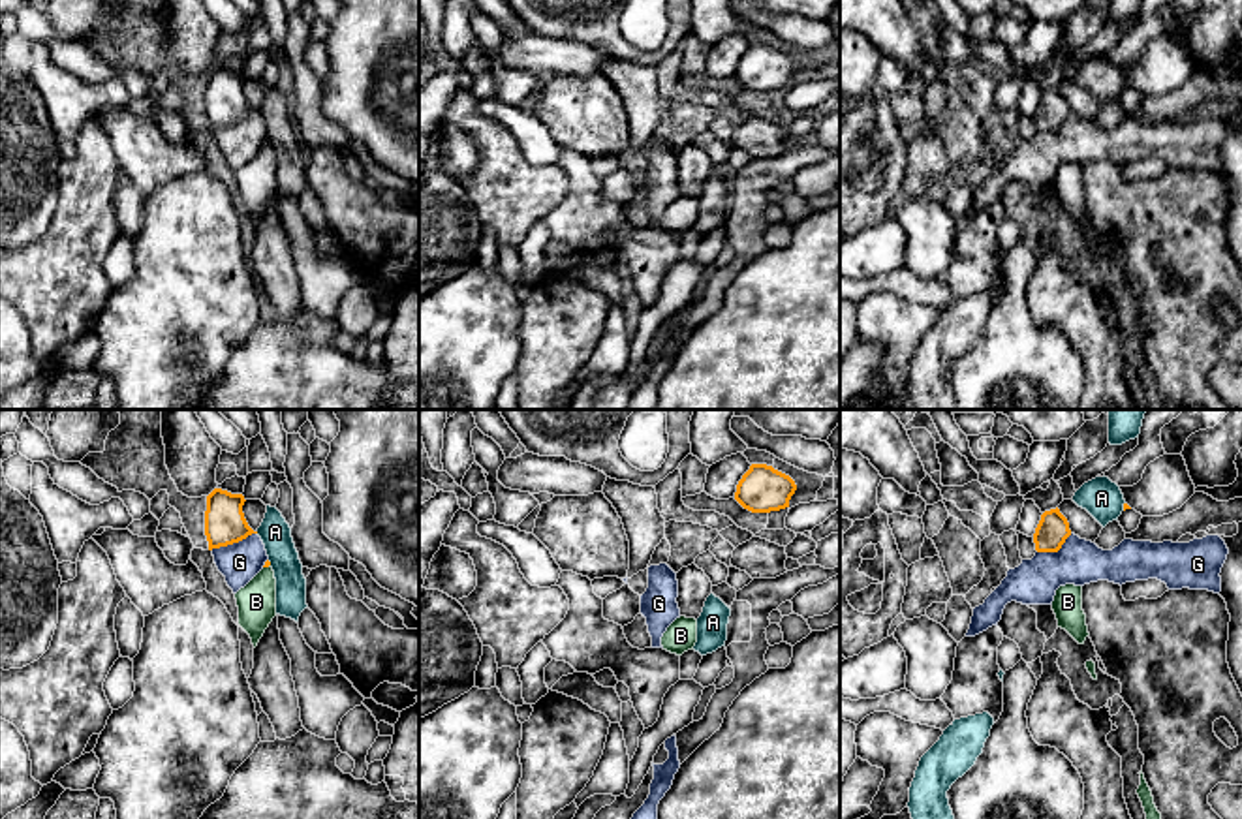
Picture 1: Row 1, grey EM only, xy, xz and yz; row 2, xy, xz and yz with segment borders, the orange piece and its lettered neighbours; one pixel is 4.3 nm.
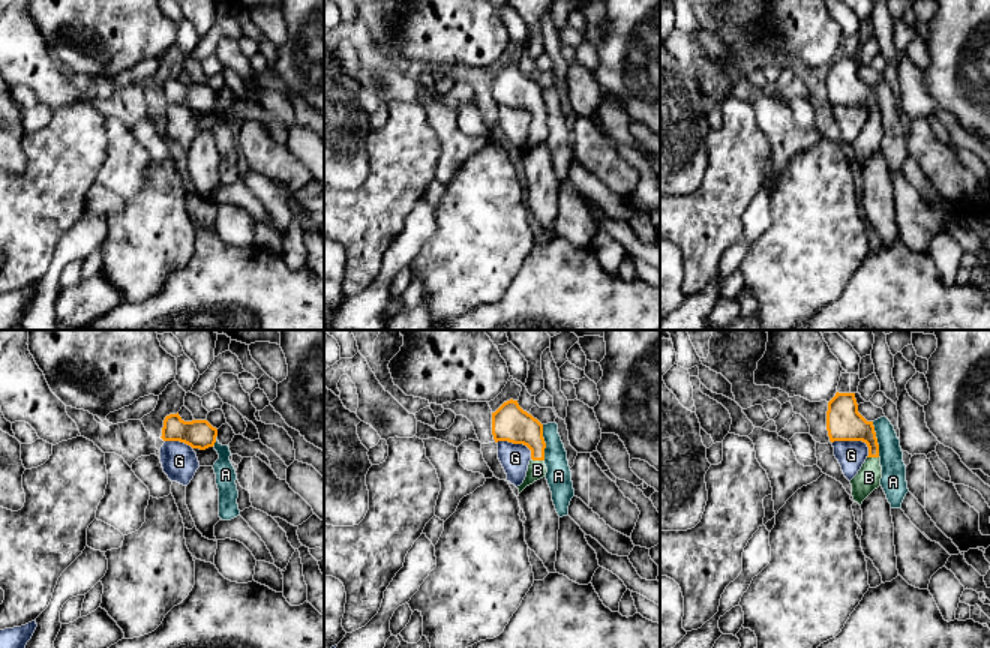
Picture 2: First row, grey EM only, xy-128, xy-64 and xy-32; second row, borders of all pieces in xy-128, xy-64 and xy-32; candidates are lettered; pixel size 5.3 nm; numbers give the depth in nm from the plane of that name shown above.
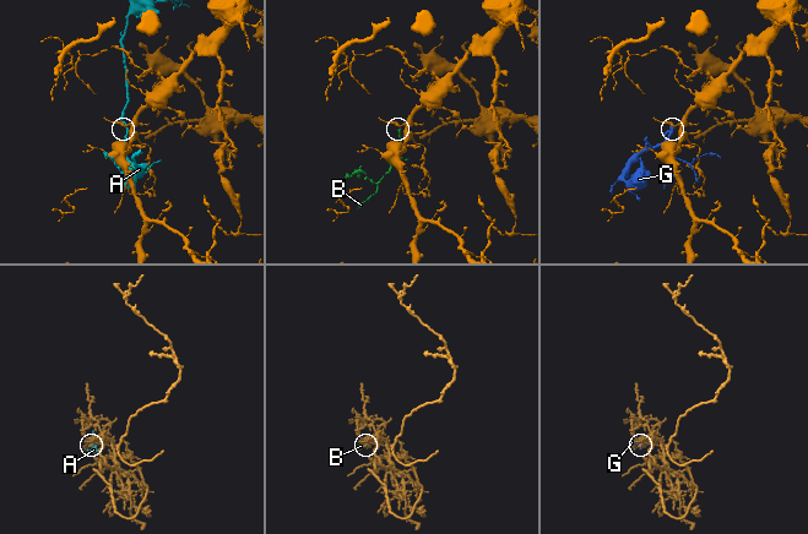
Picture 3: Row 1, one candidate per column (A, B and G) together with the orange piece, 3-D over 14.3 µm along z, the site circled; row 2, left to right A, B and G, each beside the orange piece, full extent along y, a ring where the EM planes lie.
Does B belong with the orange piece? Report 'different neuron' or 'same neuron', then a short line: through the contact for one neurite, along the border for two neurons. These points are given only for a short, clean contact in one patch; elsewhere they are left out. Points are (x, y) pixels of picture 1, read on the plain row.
same neuron | xy (267, 141), (265, 145), (263, 166), (256, 181)

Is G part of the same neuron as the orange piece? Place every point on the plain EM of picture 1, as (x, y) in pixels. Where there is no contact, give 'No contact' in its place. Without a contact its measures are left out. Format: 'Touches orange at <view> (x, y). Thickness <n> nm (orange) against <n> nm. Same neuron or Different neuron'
Touches orange at xy (233, 121). Thickness 180 nm (orange) against 170 nm. Different neuron

